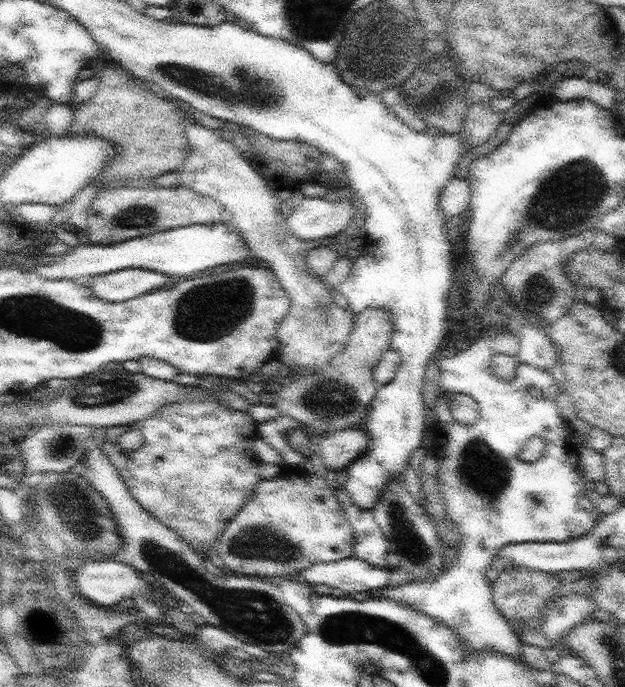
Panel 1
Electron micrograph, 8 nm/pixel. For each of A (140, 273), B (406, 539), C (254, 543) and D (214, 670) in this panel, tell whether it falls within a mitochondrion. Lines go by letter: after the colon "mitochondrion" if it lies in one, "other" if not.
A: other
B: mitochondrion
C: mitochondrion
D: other

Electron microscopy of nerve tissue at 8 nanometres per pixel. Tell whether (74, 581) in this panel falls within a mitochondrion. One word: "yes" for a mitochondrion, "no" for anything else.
no

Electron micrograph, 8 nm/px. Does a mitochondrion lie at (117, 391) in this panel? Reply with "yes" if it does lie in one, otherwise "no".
yes

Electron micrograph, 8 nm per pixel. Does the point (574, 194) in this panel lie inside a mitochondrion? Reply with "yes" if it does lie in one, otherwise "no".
yes

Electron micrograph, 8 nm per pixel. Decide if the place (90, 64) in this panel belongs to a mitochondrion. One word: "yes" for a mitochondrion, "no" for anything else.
no

